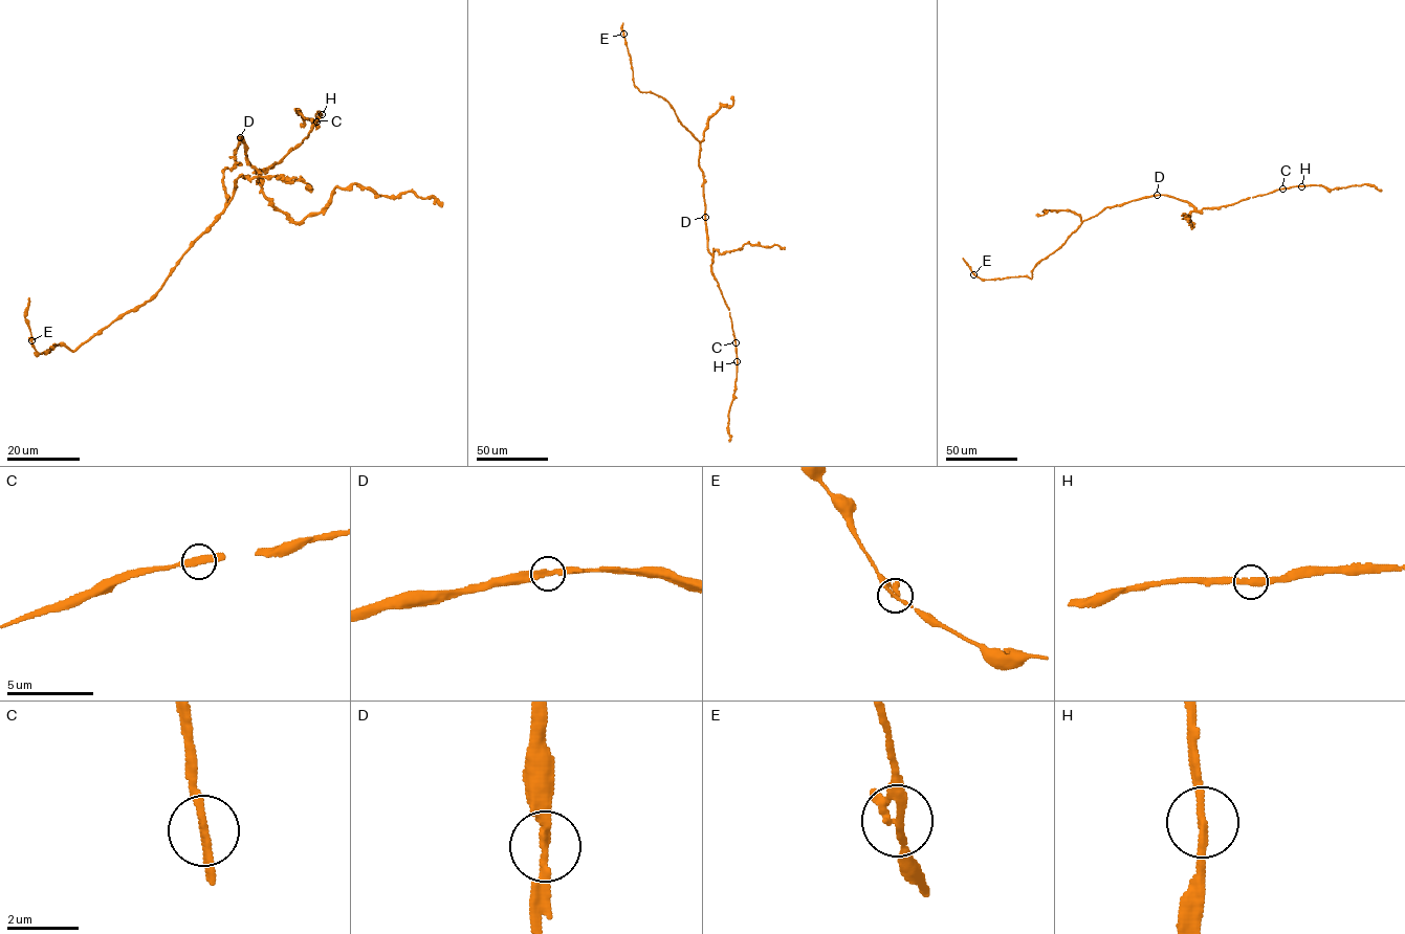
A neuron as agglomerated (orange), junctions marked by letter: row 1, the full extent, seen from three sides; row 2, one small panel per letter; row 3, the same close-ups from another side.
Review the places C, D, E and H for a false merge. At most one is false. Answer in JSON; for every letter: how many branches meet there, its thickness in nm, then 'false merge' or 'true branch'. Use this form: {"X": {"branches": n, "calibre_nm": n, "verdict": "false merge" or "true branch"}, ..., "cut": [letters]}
{"C": {"branches": 2, "calibre_nm": 240, "verdict": "true branch"}, "D": {"branches": 2, "calibre_nm": 260, "verdict": "true branch"}, "E": {"branches": 2, "calibre_nm": 240, "verdict": "true branch"}, "H": {"branches": 2, "calibre_nm": 280, "verdict": "true branch"}, "cut": []}

